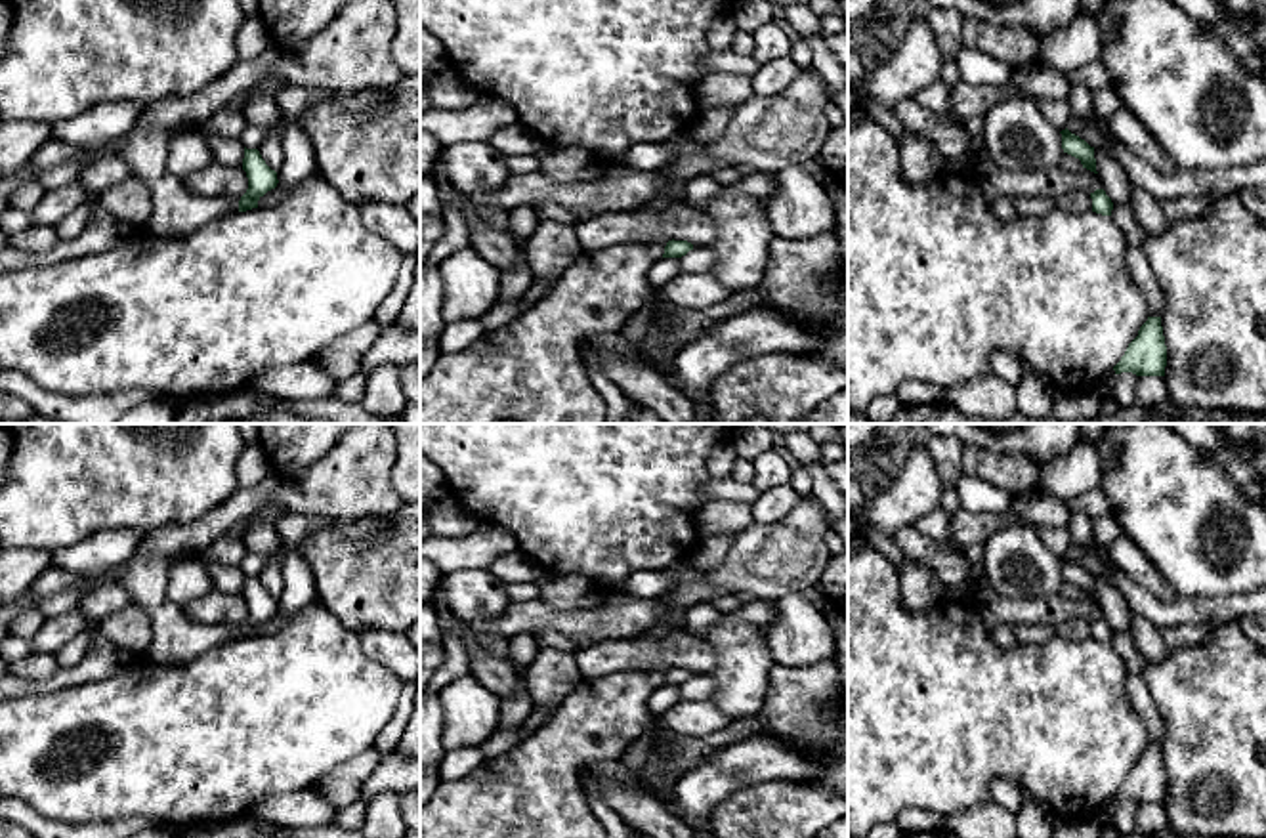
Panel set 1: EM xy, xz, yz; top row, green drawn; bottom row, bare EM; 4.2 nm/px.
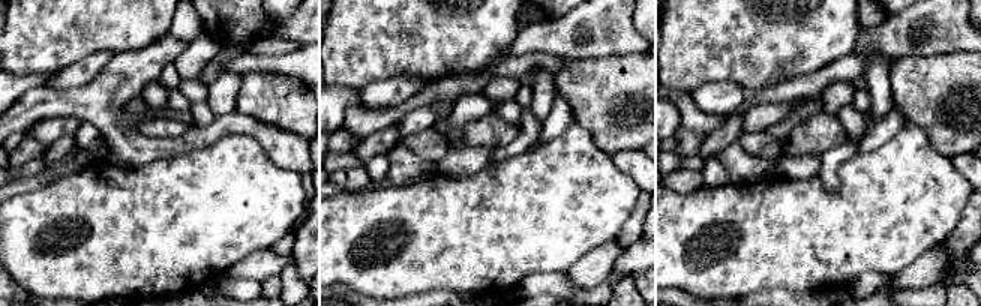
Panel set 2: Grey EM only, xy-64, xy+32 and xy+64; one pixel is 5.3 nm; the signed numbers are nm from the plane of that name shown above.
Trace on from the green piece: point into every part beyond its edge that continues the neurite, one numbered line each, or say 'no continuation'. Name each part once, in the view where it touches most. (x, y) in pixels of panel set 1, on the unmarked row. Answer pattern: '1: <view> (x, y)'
no continuation

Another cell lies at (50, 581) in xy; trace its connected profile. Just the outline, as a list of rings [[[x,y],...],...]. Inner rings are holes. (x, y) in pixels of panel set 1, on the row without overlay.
[[[48,565],[36,576],[36,580],[13,603],[0,605],[0,643],[8,636],[11,620],[19,613],[36,609],[38,601],[42,597],[48,597],[48,596],[53,596],[57,592],[71,590],[71,588],[82,588],[84,584],[88,584],[90,580],[95,580],[99,576],[101,575],[97,575],[97,576],[82,576],[82,575],[65,573],[65,571],[59,571],[59,569],[52,567],[52,565]]]

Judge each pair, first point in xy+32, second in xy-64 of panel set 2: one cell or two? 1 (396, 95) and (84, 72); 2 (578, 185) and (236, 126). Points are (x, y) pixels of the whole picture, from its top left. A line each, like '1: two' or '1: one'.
1: one
2: two

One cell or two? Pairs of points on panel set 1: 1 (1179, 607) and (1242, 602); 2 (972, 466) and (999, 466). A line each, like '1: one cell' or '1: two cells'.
1: one cell
2: one cell

